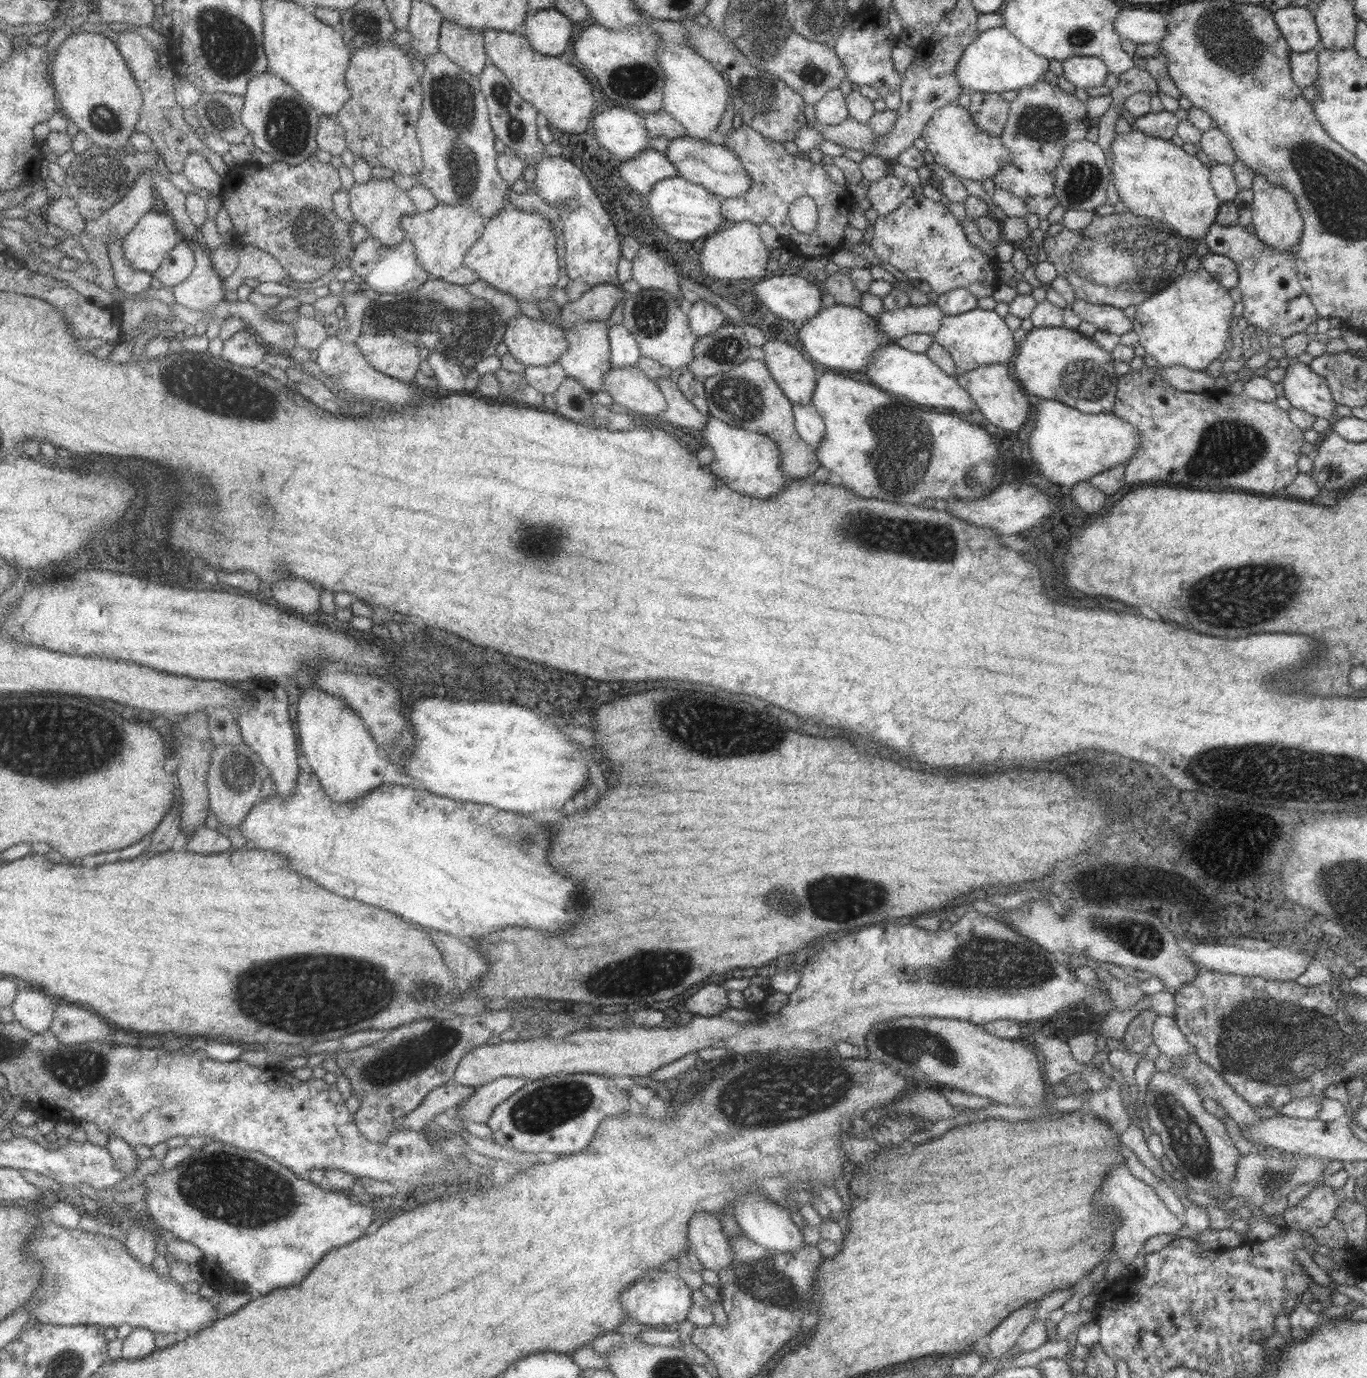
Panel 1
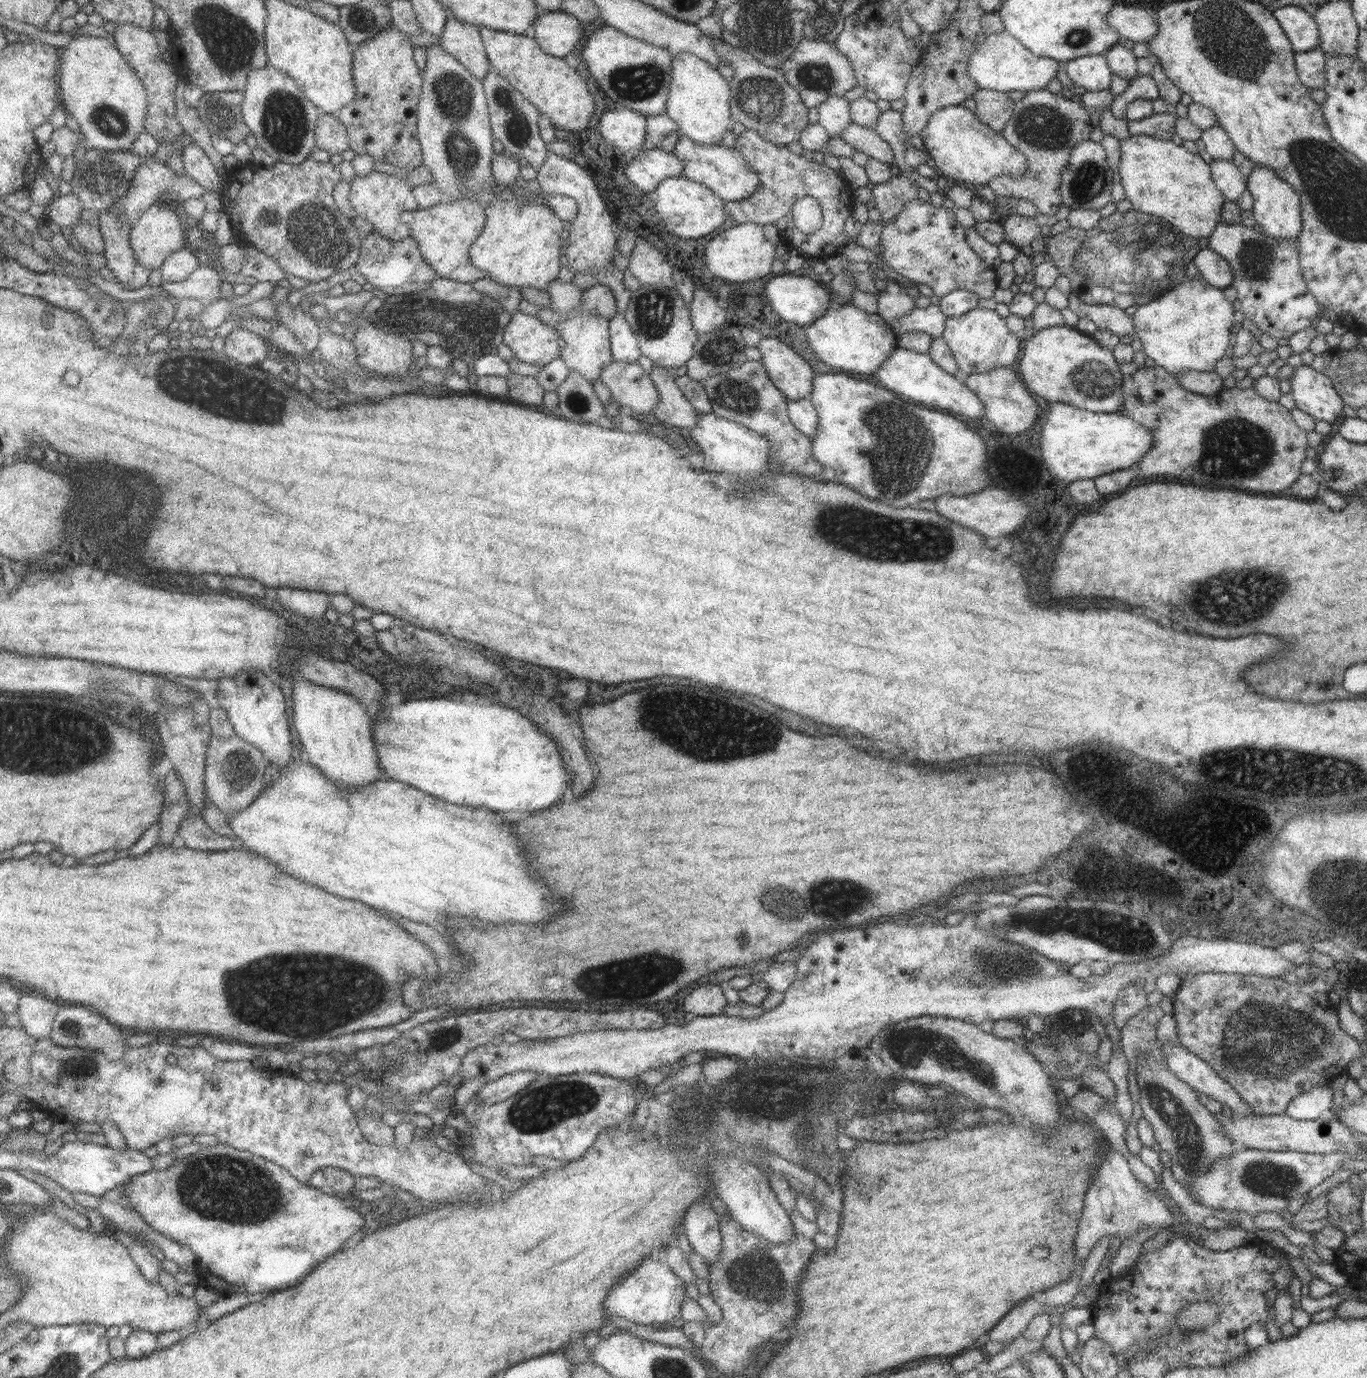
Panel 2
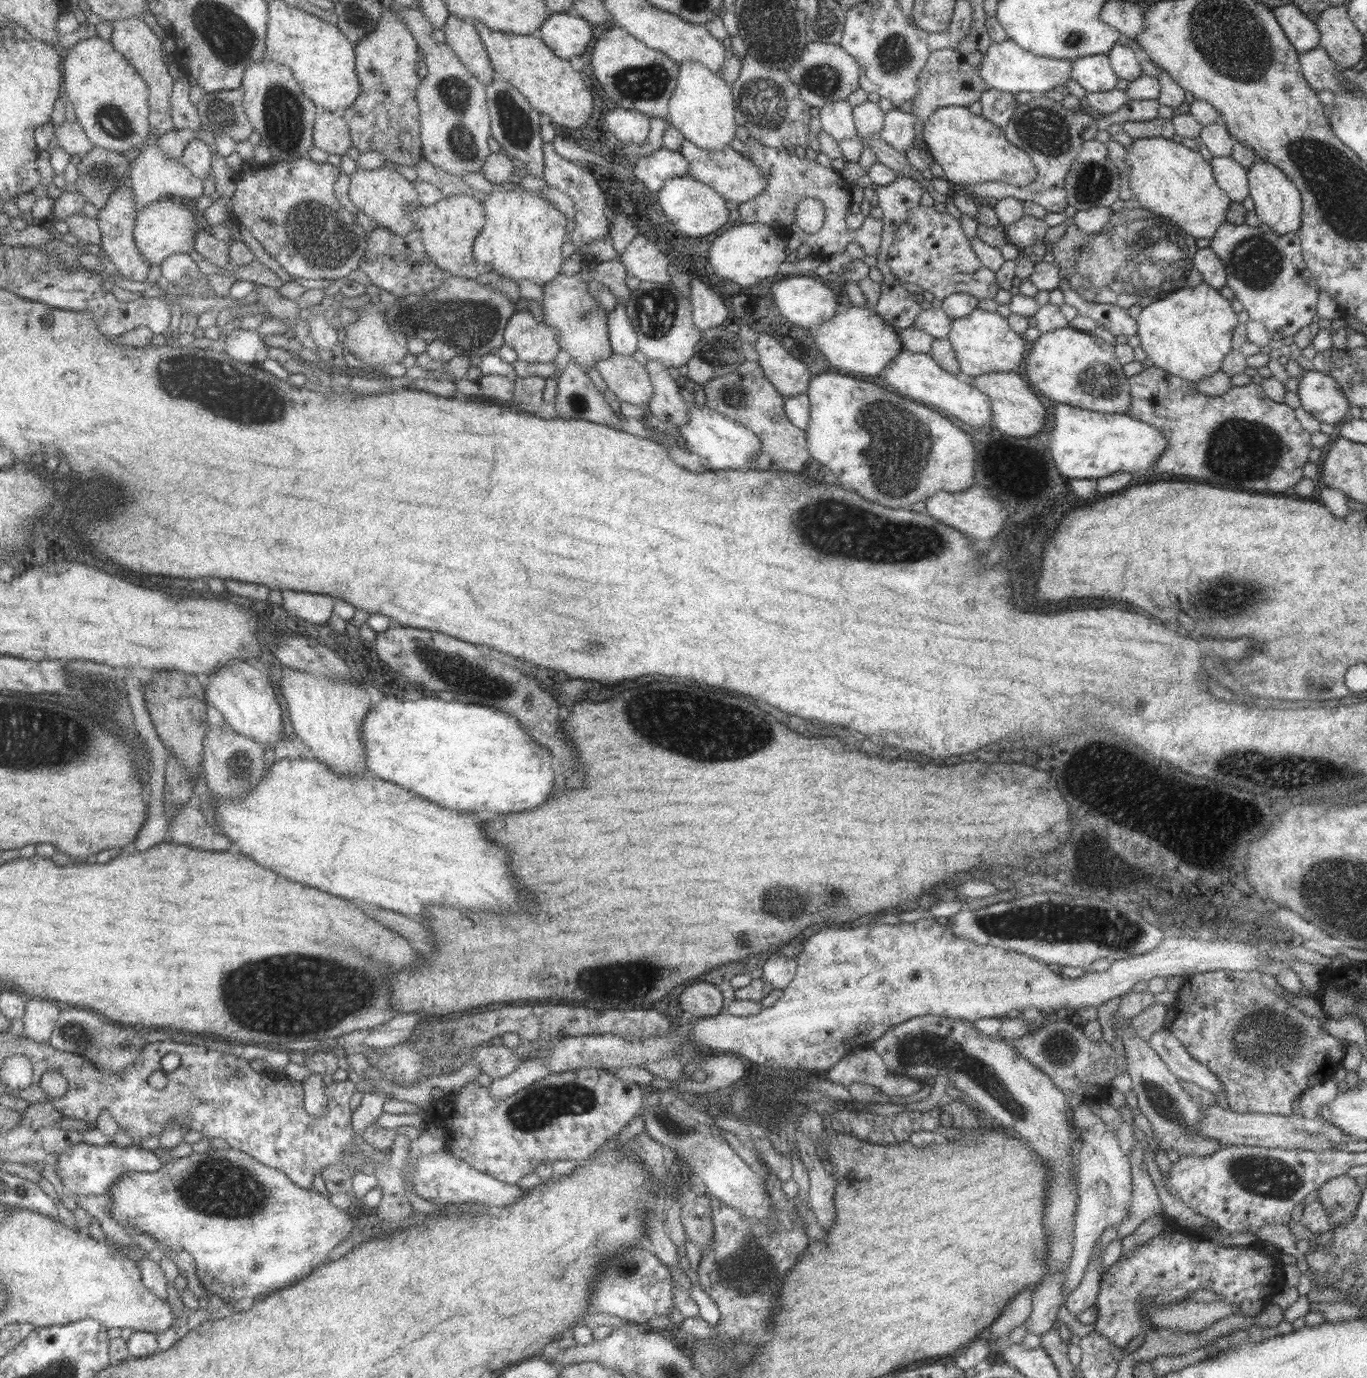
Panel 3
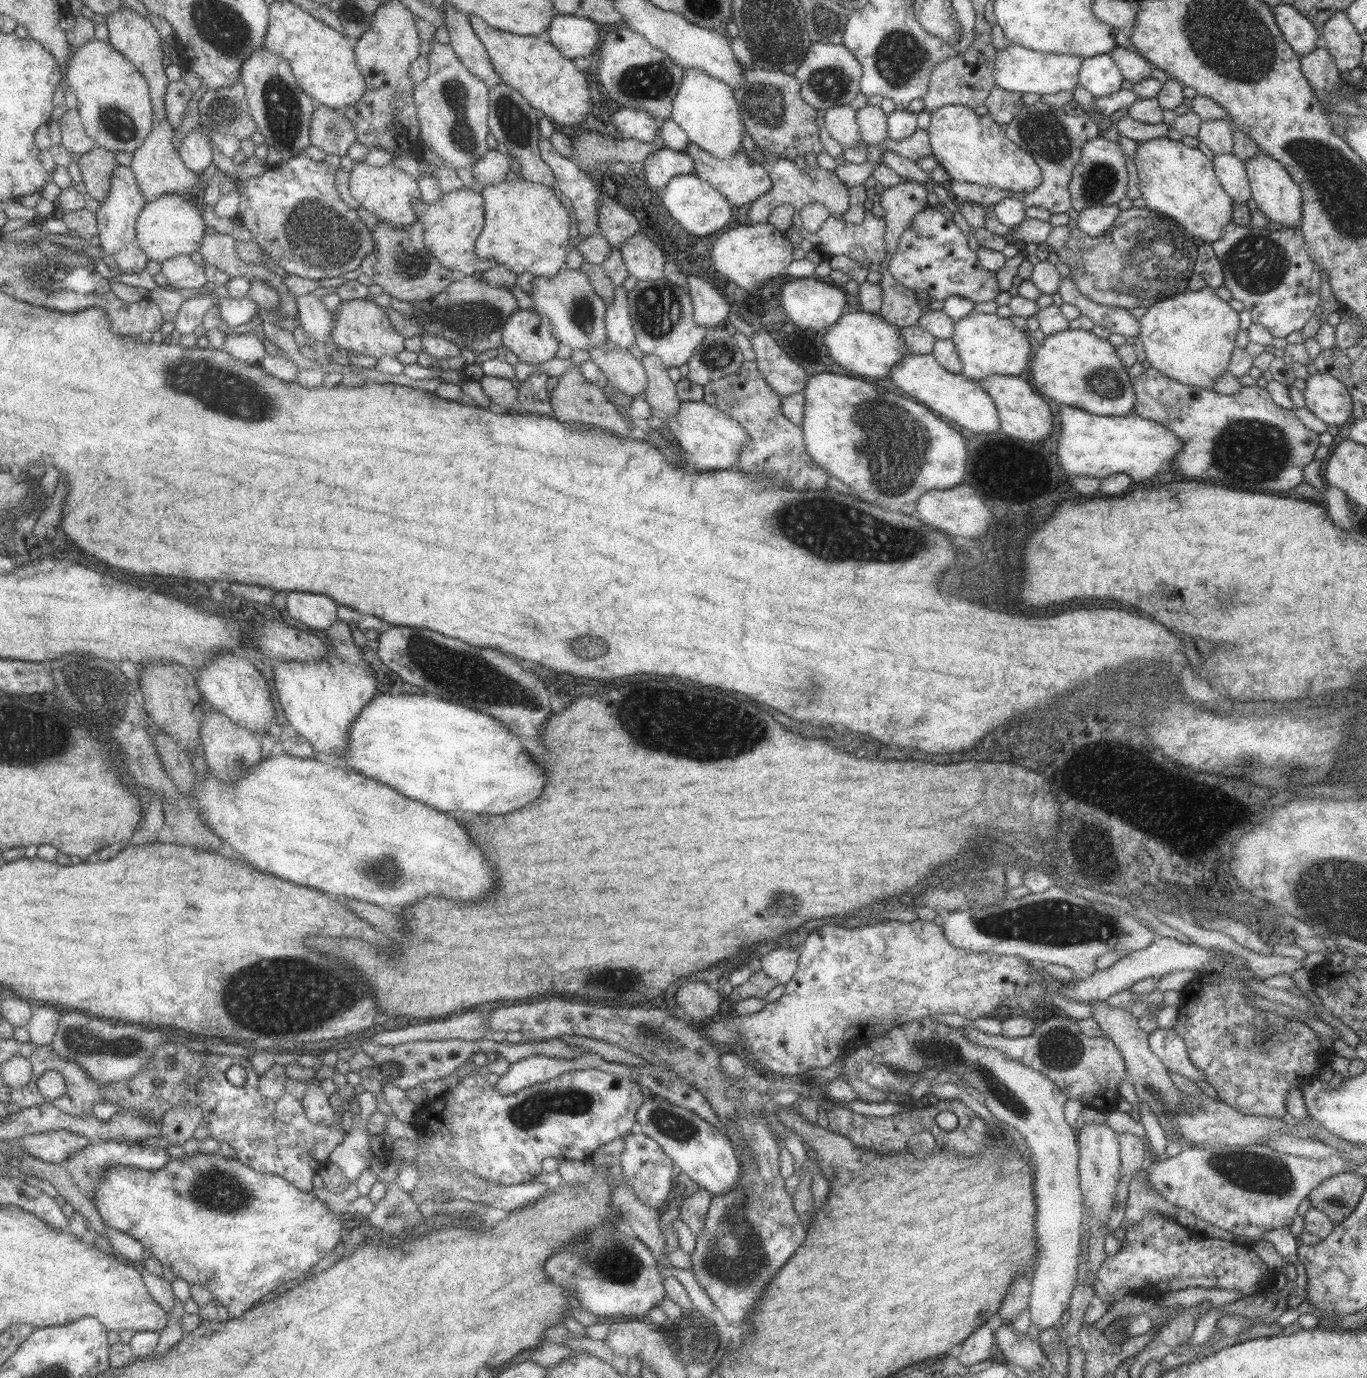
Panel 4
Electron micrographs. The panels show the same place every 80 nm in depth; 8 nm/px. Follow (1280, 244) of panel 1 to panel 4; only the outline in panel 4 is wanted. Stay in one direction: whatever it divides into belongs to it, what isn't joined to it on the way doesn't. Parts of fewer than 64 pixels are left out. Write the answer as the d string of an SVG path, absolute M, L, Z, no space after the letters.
M1261 150L1245 159L1243 163L1249 181L1251 198L1256 202L1257 209L1270 218L1270 221L1281 224L1281 228L1297 226L1302 217L1302 194L1285 167Z

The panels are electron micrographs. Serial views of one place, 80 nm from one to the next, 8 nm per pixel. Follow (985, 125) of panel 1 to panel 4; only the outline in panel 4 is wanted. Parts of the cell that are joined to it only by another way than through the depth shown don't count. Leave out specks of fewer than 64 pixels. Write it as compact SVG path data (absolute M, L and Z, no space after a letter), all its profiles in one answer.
M995 87L984 100L988 116L996 123L1006 125L1023 107L1021 93L1011 92Z

